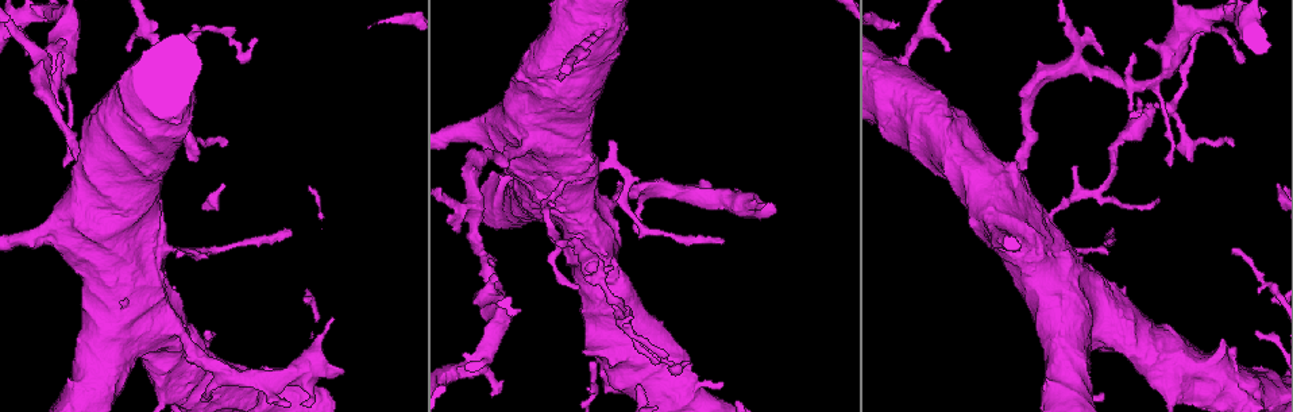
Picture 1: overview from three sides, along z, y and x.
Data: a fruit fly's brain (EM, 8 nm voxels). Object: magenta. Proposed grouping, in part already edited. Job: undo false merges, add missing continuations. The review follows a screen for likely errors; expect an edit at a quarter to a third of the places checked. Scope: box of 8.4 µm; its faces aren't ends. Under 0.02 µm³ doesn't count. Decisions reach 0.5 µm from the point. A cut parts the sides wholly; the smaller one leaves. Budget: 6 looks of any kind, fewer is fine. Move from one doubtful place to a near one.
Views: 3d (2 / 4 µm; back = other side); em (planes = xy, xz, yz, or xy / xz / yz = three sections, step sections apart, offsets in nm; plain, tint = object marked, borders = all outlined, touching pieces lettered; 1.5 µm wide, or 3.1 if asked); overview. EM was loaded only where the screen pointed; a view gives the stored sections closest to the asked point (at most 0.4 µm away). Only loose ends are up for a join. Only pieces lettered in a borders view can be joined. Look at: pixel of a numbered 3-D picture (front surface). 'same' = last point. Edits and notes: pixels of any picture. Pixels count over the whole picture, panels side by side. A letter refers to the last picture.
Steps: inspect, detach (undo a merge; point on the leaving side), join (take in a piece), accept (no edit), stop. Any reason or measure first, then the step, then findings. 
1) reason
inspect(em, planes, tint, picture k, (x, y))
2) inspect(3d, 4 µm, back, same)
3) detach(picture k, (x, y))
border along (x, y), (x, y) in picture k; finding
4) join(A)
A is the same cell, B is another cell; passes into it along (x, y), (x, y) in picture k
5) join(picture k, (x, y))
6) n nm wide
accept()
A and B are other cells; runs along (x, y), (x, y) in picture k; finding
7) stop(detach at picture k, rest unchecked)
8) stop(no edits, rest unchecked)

calibre changes
inspect(3d, 4 µm, picture 1, (987, 222))

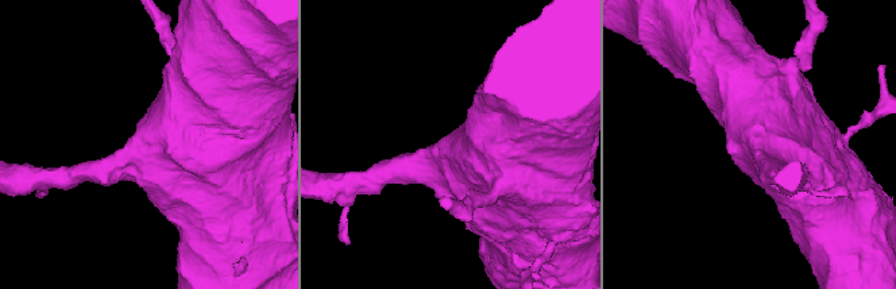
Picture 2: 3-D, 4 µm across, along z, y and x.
now the EM
inspect(em, xy, step 4, tint, picture 2, (435, 147))

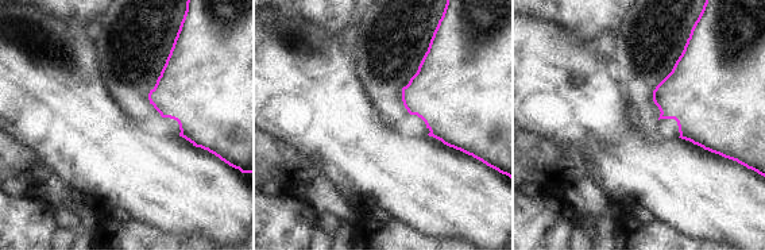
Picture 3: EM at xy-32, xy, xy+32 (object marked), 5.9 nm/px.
inspect(em, planes, borders, same)

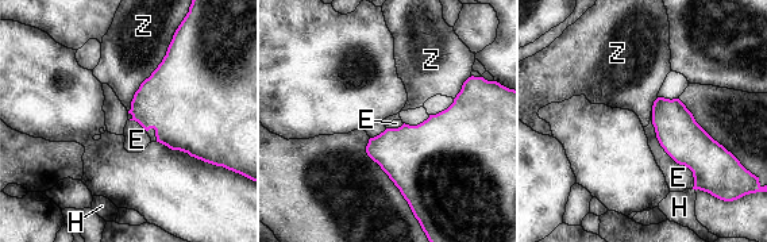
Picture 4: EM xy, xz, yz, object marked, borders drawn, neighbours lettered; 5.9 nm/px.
accept()
E, H and Z are other cells; border along (651, 120), (693, 187) in picture 4; all the same neuron

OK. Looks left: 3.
free end
inspect(3d, 2 µm, picture 1, (60, 52))

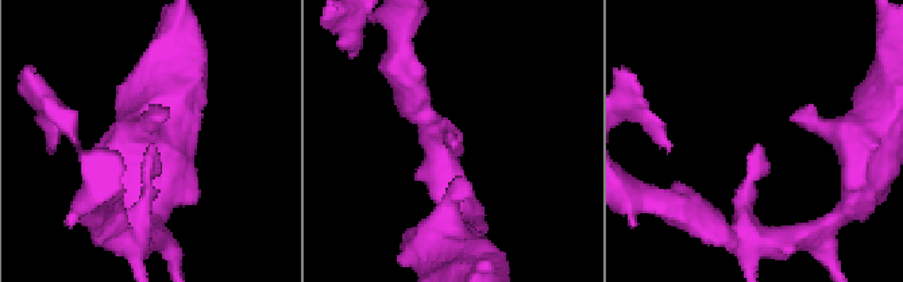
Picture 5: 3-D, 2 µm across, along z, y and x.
inspect(em, xy, step 8, borders, picture 5, (153, 146))

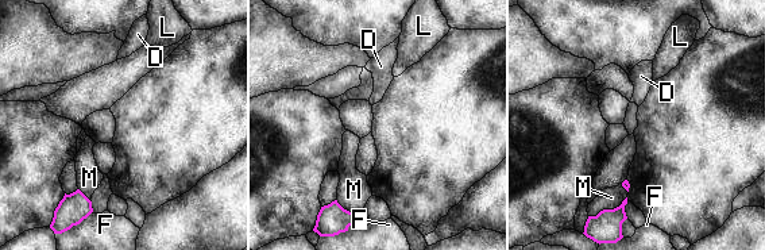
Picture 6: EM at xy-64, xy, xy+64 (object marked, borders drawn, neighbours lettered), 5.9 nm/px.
another direction
inspect(em, planes, borders, same)

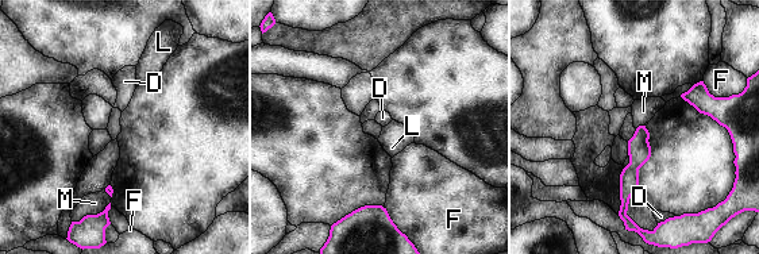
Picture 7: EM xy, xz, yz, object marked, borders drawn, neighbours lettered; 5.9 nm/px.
140 nm wide
accept()
D, F, L and M are other cells; border along (636, 129), (627, 141) in picture 7; no lettered piece goes on from it

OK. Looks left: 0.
stop(no edits, rest unchecked)

